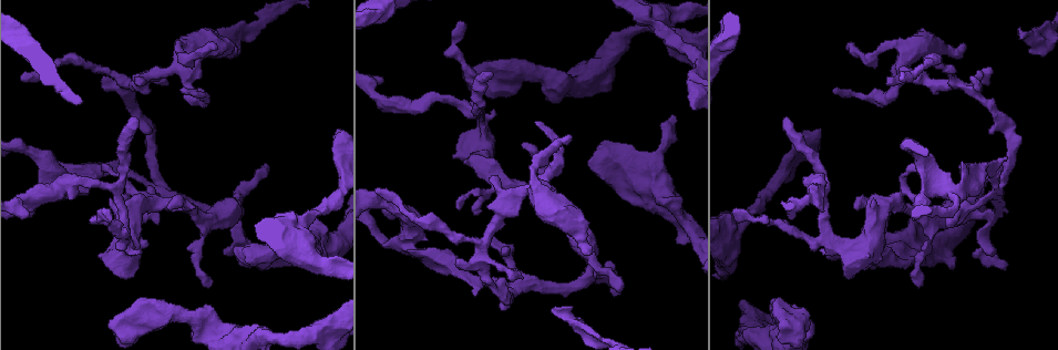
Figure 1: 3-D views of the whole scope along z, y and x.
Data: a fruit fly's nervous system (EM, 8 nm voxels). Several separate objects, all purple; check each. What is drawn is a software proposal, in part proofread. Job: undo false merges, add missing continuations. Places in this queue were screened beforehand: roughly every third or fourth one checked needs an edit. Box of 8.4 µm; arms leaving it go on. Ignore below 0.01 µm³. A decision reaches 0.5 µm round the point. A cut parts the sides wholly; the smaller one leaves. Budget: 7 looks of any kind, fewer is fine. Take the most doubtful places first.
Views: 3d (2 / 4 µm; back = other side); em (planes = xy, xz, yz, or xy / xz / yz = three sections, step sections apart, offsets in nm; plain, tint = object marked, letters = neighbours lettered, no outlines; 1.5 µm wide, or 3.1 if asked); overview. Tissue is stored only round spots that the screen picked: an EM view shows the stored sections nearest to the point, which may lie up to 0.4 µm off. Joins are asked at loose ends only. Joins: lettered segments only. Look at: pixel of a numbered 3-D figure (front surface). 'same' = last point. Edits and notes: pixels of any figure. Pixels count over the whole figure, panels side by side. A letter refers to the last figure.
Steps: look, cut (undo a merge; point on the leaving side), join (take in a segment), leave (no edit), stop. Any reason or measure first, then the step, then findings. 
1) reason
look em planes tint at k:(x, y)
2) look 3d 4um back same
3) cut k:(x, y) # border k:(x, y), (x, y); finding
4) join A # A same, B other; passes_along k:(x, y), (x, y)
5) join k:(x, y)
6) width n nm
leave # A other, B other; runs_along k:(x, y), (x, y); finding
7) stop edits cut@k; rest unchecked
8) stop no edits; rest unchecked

branch stops here
look 3d 2um at 1:(828, 258)

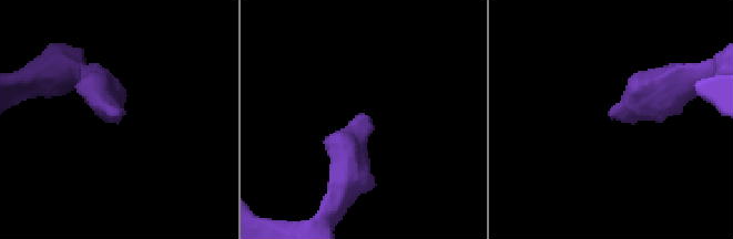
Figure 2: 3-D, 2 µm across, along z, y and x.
need the tissue
look em xy step 4 letters at 2:(365, 115)

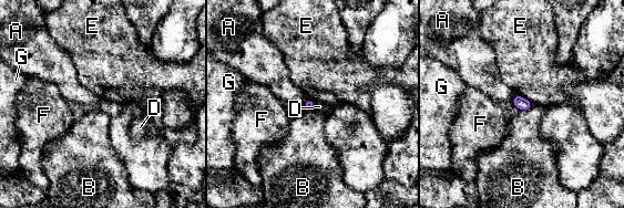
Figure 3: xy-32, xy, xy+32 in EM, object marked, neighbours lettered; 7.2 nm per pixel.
look em xz step 8 letters same

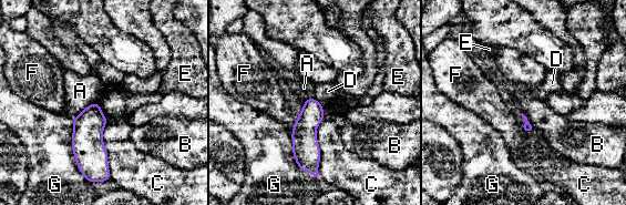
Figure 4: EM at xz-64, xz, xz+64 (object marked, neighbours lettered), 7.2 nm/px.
longest_contact C 440 nm
leave # A other, B other, C other, D other, E other, F other, G other; border 4:(312, 96), (321, 103); none of them fits

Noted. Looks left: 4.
free end
look em planes letters at 1:(486, 75)

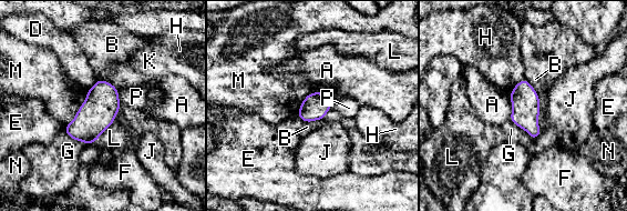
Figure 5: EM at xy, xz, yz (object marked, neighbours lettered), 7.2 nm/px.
longest_contact M 320 nm
leave # A other, B other, D other, E other, F other, G other, H other, J other, K other, L other, M other, N other, P other; border 5:(509, 93), (511, 102), (510, 120); no lettered segment goes on from it

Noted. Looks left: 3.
thin end
look 3d 2um at 1:(919, 284)

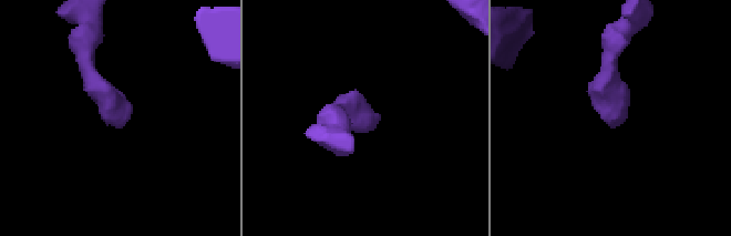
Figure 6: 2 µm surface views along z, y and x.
look em planes plain at 6:(618, 116)

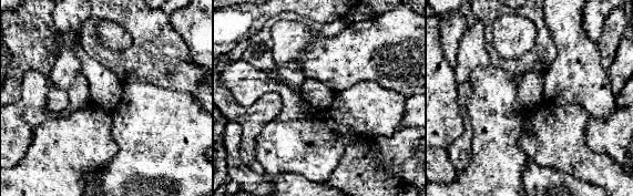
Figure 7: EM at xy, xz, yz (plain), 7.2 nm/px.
look em planes letters same

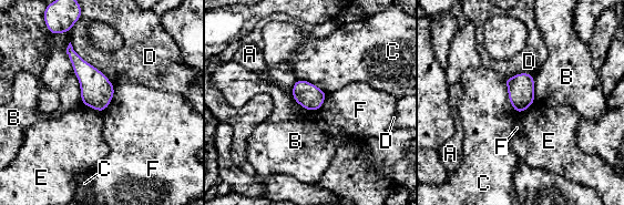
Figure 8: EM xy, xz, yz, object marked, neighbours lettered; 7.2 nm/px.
leave # A other, B other, C other, D other, E other, F other; border 8:(82, 103), (102, 112); no lettered segment goes on from it

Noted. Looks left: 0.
stop no edits; rest unchecked

